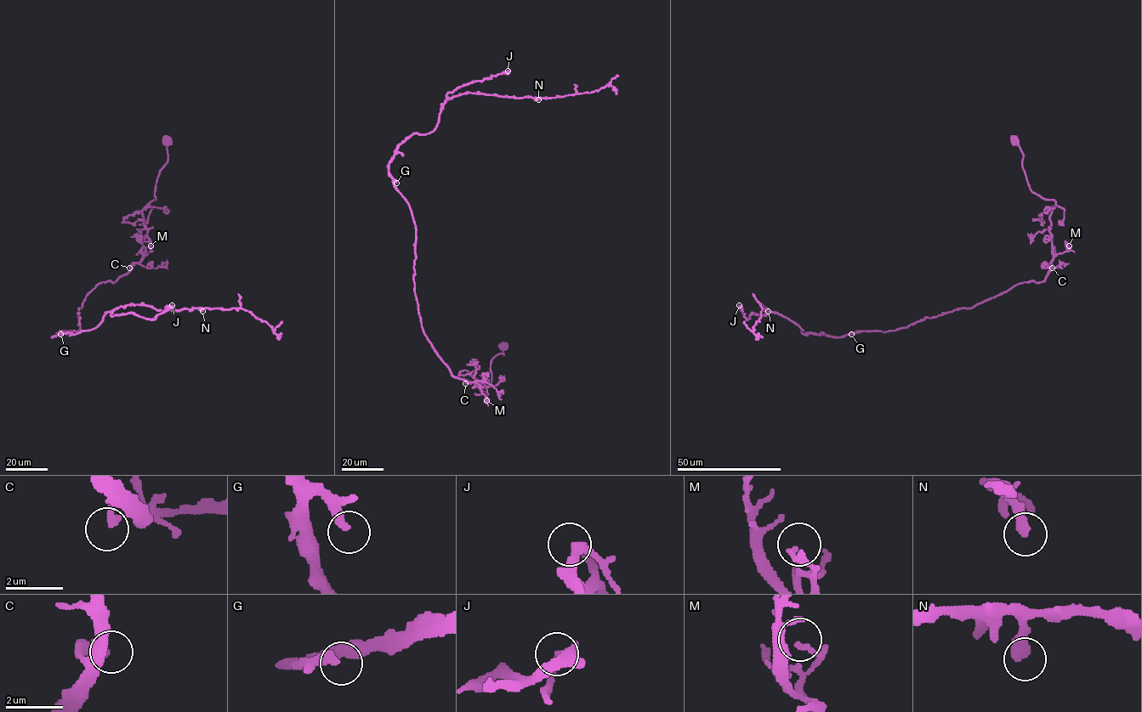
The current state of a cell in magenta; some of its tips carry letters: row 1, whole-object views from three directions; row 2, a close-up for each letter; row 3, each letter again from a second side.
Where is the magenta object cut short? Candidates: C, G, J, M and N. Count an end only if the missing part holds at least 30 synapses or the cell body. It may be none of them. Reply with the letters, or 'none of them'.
J

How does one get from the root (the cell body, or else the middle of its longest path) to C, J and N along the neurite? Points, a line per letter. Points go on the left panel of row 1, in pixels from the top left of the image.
C: (167, 141), (167, 161), (156, 181), (156, 200), (142, 210), (147, 230), (144, 238), (142, 259), (129, 268)
J: (167, 141), (142, 259), (86, 296), (78, 330), (53, 337), (108, 312), (154, 319), (172, 305)
N: (167, 141), (142, 259), (86, 296), (78, 330), (53, 337), (128, 304), (202, 311)

